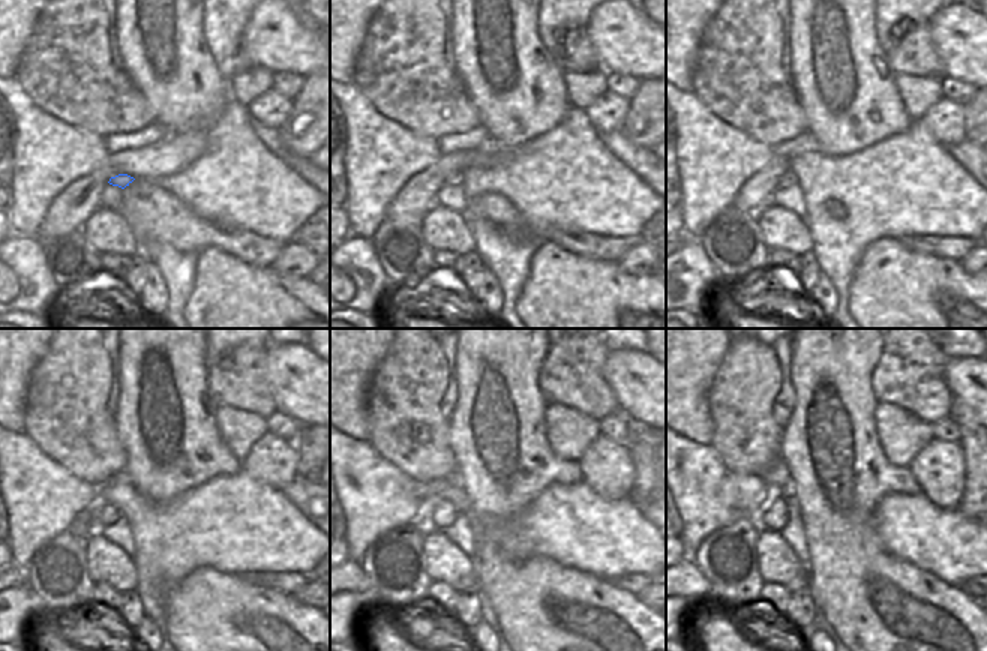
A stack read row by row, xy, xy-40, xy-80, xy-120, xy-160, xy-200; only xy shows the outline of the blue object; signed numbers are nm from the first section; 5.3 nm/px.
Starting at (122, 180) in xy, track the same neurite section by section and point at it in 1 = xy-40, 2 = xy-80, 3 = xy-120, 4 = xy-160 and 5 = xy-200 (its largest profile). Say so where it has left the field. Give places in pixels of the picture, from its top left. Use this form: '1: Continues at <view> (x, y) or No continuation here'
1: Continues at xy-40 (453, 179)
2: Continues at xy-80 (788, 179)
3: Continues at xy-120 (104, 513)
4: Continues at xy-160 (440, 515)
5: Continues at xy-200 (774, 516).

